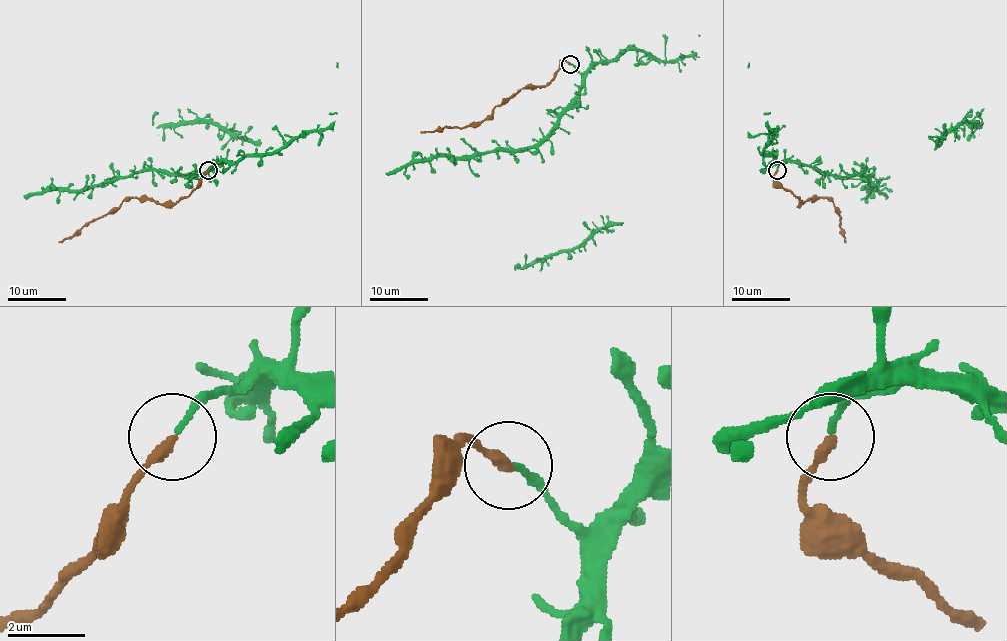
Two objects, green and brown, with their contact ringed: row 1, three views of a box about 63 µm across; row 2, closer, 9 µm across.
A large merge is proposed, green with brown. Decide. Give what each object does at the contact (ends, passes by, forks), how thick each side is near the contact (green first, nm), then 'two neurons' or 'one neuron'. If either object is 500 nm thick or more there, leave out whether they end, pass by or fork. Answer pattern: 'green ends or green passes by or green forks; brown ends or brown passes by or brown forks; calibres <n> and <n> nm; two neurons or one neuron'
green ends; brown ends; calibres 150 and 280 nm; two neurons

